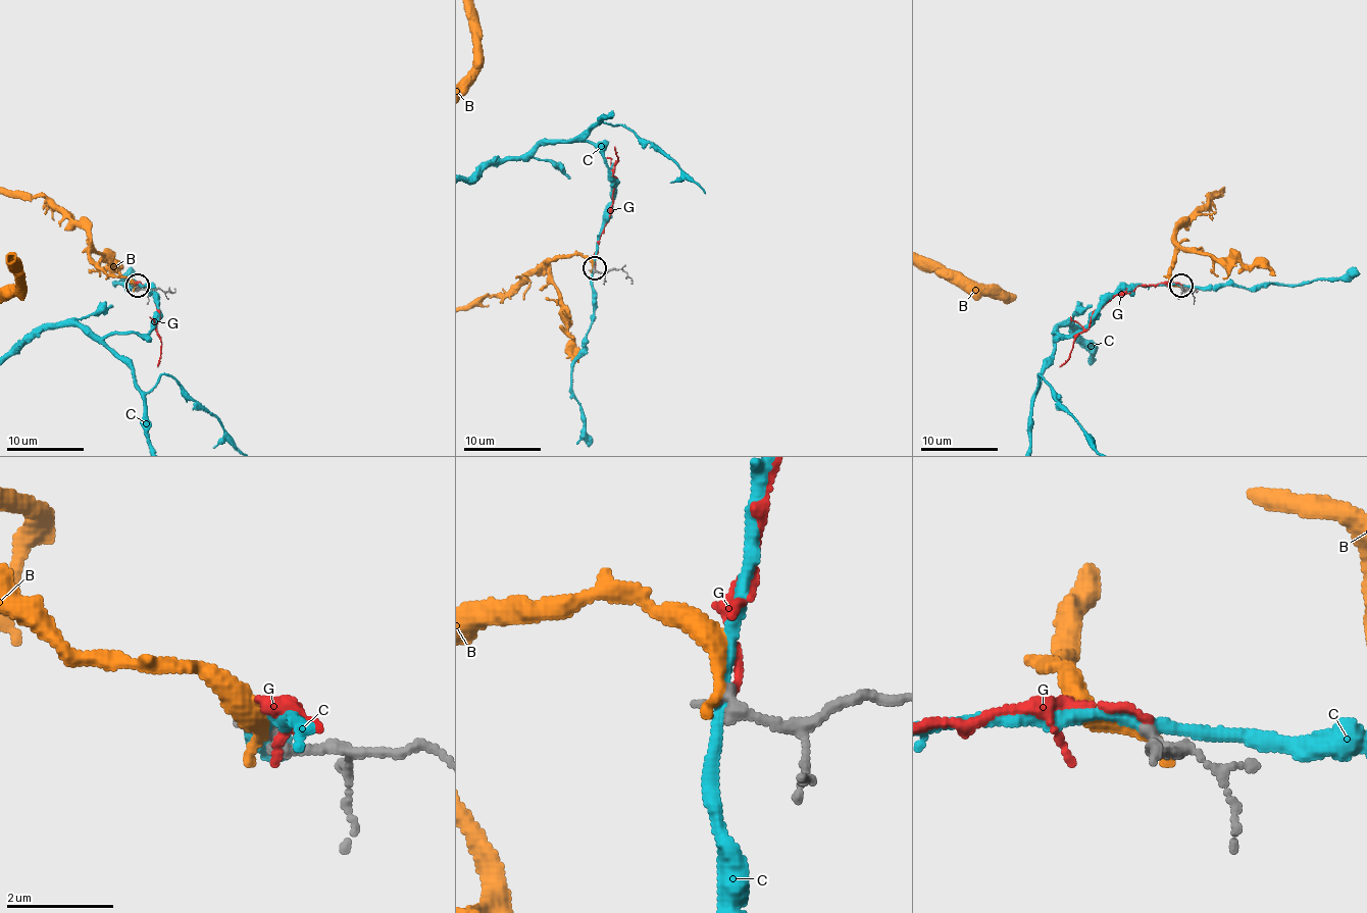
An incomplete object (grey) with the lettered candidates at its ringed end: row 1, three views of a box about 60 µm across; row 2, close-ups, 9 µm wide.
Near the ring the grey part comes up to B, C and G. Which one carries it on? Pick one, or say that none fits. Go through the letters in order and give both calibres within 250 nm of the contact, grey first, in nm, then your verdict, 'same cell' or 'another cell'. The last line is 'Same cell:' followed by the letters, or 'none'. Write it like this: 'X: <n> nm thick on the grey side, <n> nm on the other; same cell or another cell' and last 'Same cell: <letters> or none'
B: 280 nm thick on the grey side, 280 nm on the other; another cell
C: 280 nm thick on the grey side, 200 nm on the other; another cell
G: 280 nm thick on the grey side, 120 nm on the other; another cell
Same cell: none

